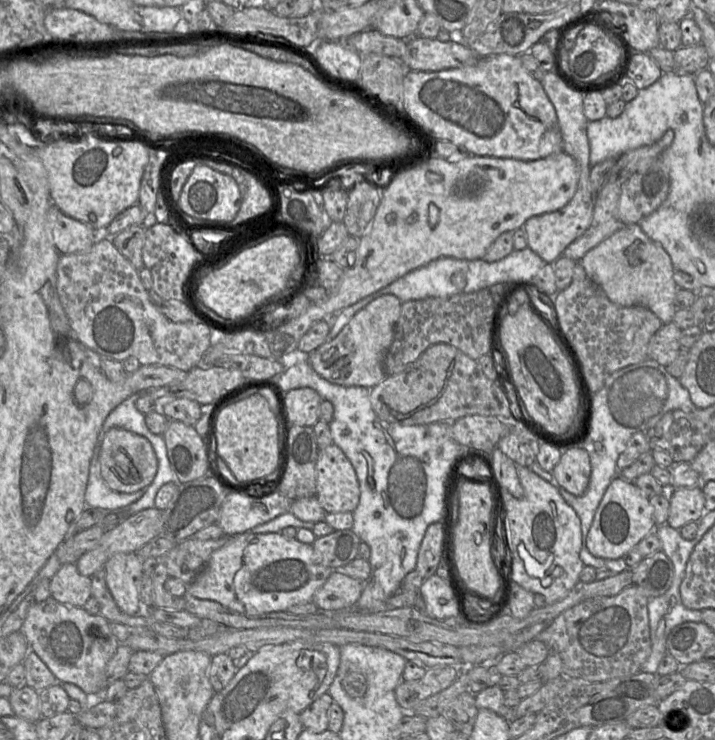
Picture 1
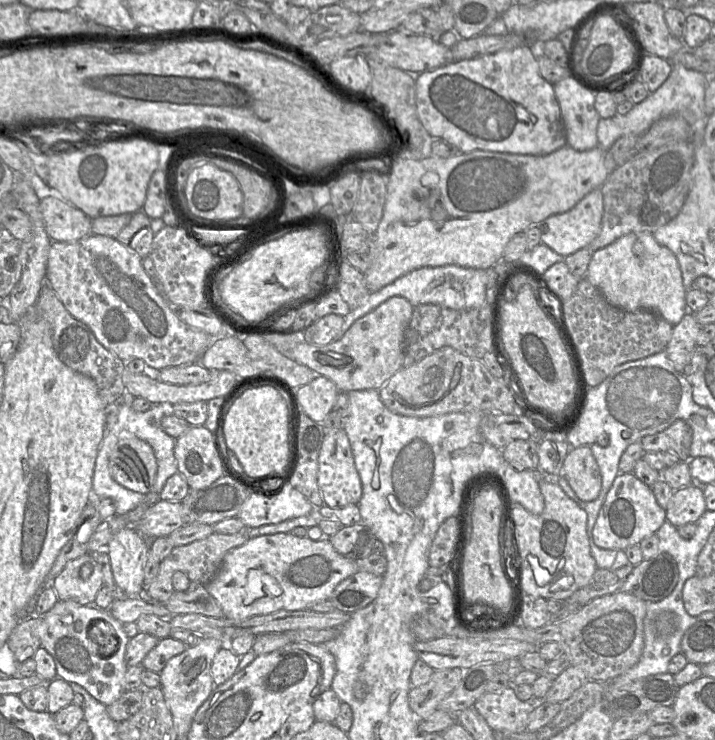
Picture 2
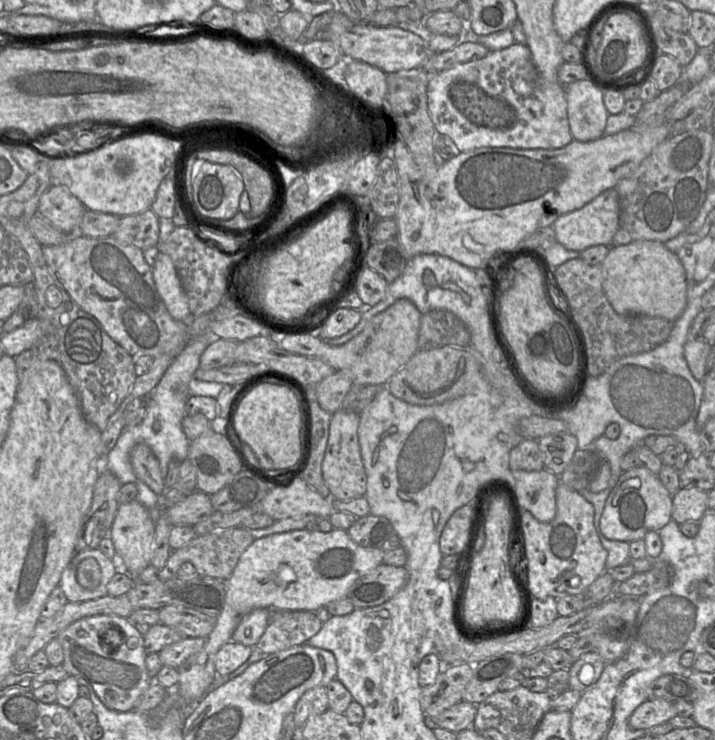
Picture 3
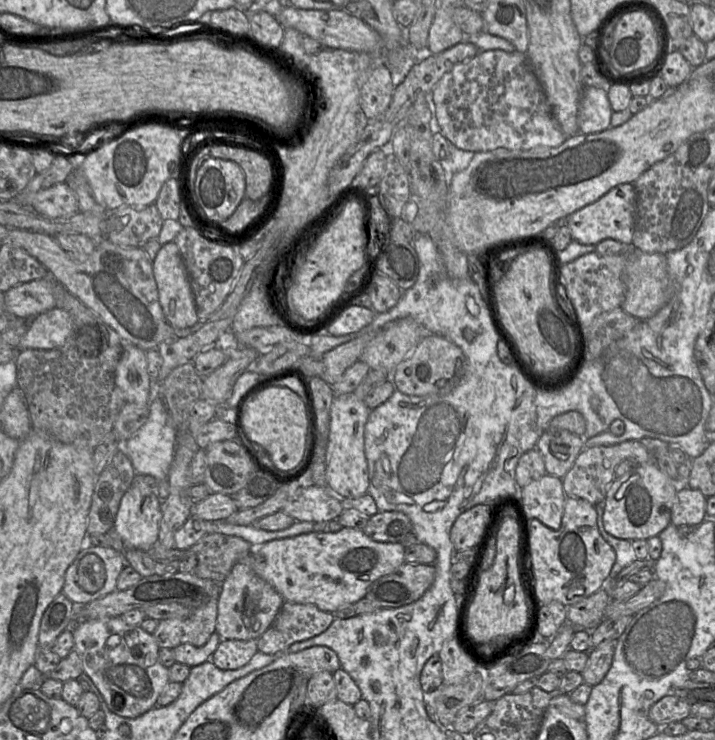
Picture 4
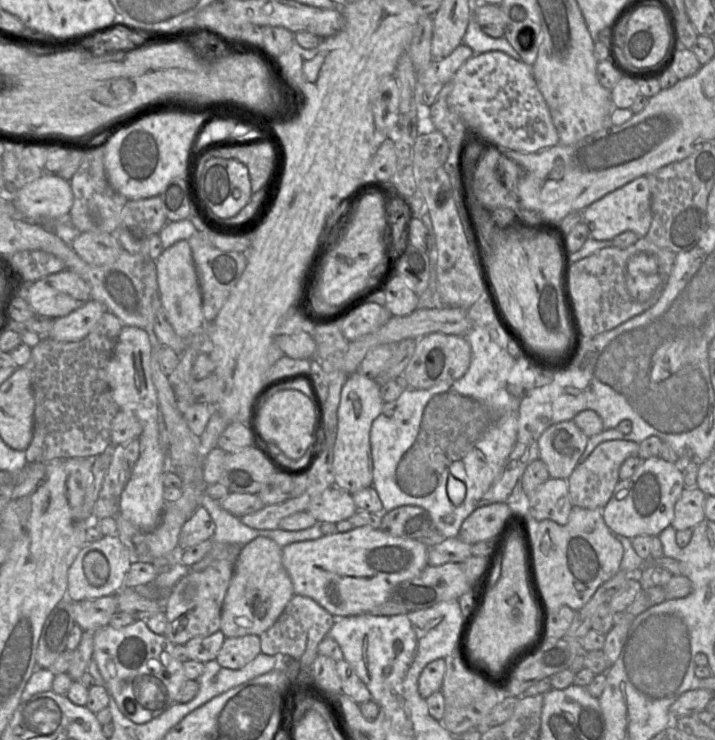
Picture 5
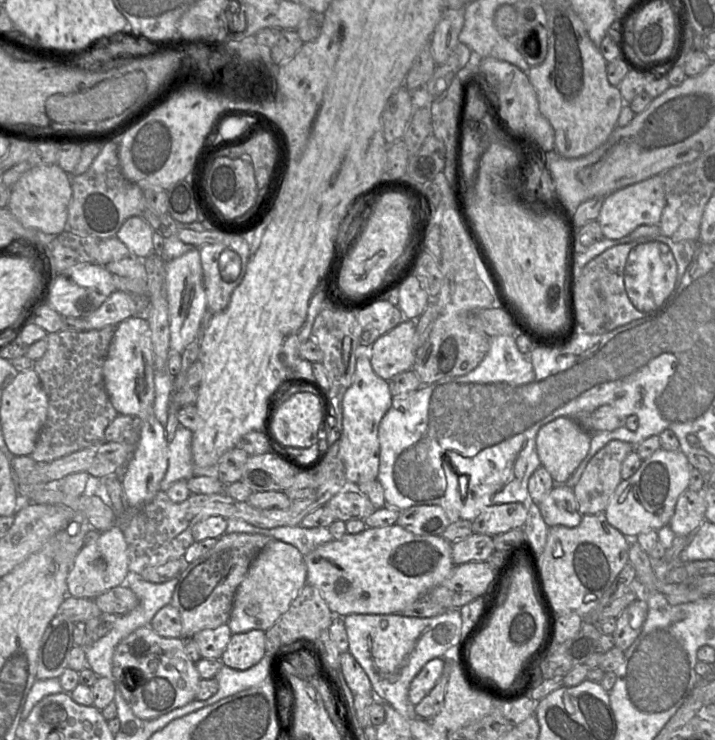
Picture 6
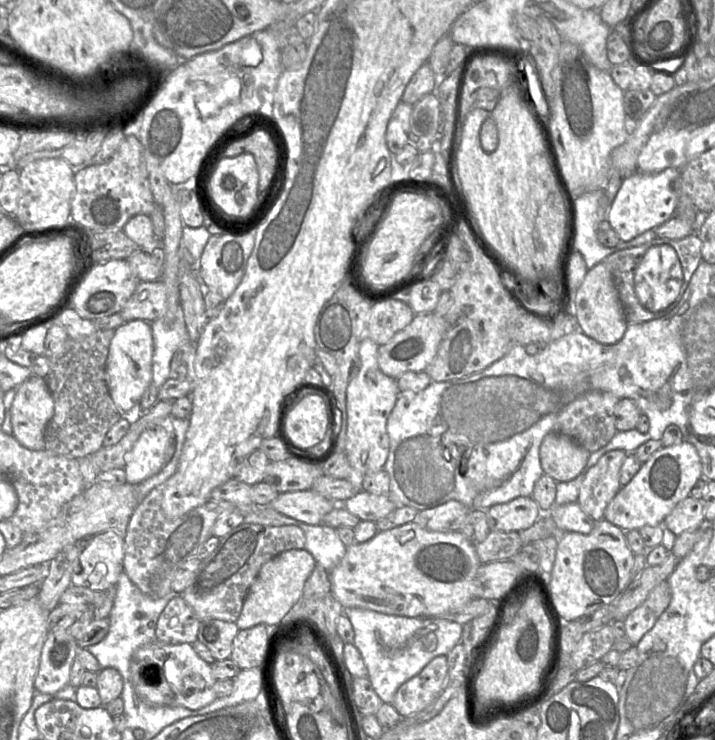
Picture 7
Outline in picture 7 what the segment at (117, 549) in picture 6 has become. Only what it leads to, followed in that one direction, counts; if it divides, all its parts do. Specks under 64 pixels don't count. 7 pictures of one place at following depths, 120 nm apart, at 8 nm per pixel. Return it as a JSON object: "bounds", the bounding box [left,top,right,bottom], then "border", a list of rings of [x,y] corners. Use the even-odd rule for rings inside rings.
{"bounds":[71,530,124,591],"border":[[[115,530],[98,533],[81,551],[71,584],[93,591],[113,588],[124,572],[123,559],[124,538]]]}

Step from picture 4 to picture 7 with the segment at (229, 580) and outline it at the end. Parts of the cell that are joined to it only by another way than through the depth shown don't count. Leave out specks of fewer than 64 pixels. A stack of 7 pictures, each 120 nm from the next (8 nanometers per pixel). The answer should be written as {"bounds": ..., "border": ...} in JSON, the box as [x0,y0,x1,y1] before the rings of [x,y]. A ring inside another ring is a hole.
{"bounds":[236,549,315,630],"border":[[[305,549],[287,550],[266,562],[245,598],[241,614],[236,621],[239,630],[258,624],[274,626],[282,622],[285,615],[302,597],[304,585],[315,567],[314,557]]]}

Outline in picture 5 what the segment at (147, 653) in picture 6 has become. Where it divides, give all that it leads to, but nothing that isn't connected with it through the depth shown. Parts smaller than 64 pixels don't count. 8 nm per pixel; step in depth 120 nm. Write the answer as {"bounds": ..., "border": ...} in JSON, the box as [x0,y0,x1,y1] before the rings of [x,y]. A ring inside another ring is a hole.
{"bounds":[92,620,187,724],"border":[[[136,620],[123,628],[113,628],[109,624],[94,632],[92,659],[108,685],[108,694],[115,699],[121,713],[136,724],[145,724],[158,717],[176,703],[176,698],[187,680],[183,663],[174,657],[174,646],[164,635],[153,633],[146,621]]]}

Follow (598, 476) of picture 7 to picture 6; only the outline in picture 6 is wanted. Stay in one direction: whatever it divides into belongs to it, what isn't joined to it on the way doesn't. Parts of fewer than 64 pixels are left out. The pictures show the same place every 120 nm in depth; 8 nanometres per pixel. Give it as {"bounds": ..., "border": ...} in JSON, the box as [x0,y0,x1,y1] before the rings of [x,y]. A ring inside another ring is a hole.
{"bounds":[572,440,634,516],"border":[[[613,440],[591,458],[578,483],[572,488],[582,516],[604,513],[622,481],[622,463],[634,448],[627,442]]]}

